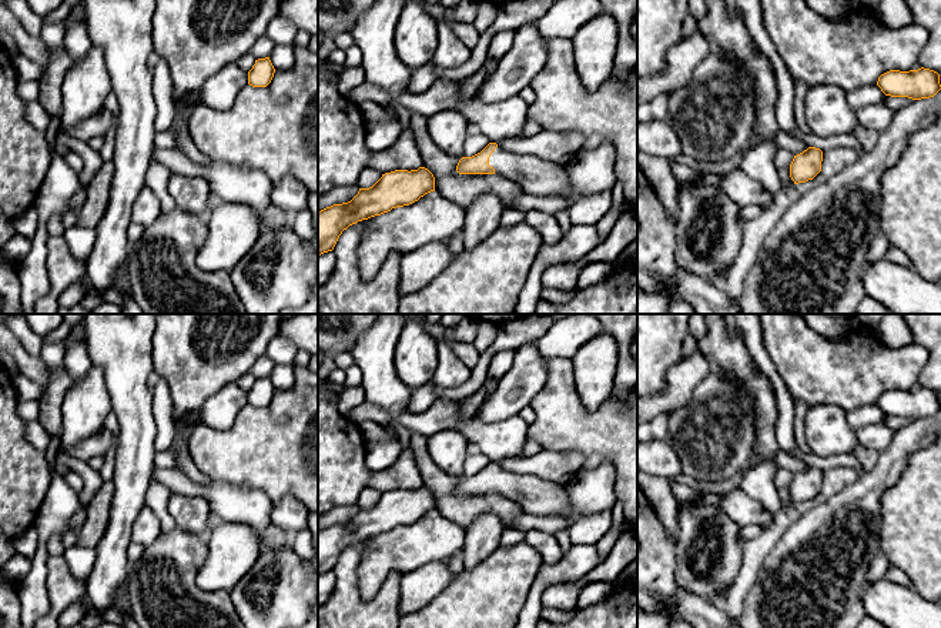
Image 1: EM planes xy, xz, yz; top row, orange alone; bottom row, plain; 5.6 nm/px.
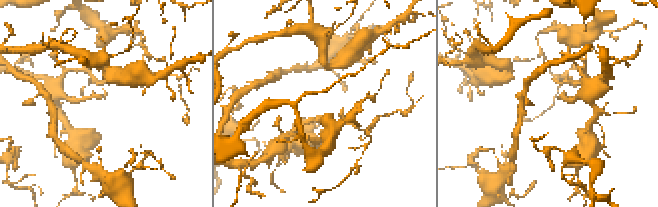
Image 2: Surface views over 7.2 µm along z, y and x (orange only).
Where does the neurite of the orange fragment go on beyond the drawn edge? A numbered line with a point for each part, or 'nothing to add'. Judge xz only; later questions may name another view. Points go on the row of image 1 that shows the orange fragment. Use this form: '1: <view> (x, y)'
1: xz (541, 177)

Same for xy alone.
nothing to add

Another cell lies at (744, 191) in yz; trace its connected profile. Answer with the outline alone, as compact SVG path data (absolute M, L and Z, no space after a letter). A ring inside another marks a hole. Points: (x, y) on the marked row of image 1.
M740 167L724 173L719 187L740 207L768 208L774 201L774 197L766 194Z

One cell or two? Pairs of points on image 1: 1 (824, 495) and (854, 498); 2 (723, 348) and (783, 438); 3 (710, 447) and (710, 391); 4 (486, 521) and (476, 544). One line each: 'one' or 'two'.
1: two
2: two
3: one
4: one

